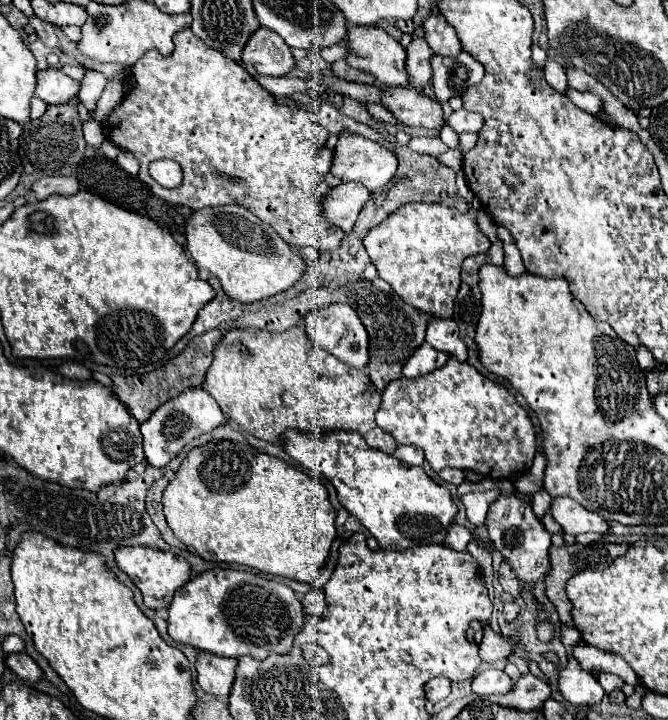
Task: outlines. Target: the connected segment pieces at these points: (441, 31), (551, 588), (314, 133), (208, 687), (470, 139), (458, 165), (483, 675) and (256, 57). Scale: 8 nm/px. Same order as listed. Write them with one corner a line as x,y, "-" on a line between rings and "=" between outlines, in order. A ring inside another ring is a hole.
430,15
424,19
426,41
436,55
458,55
462,51
460,39
454,27
442,15
=
598,541
598,543
592,543
592,545
574,543
574,545
564,545
564,547
552,547
550,549
550,573
546,577
546,587
548,587
546,595
556,605
562,623
574,627
572,615
570,615
572,605
570,605
570,599
566,597
566,581
570,577
574,577
578,571
584,571
584,567
596,567
596,569
608,567
616,557
620,557
622,553
626,553
626,549
628,549
626,545
616,545
616,543
606,543
606,541
=
190,29
176,33
174,45
176,49
170,57
162,57
158,51
148,51
134,63
132,77
136,83
132,91
126,93
102,123
106,139
124,151
130,151
140,161
140,181
170,205
186,205
190,209
232,203
242,205
268,223
290,247
312,245
320,251
336,249
344,233
330,225
322,215
323,197
332,187
326,183
324,175
316,173
314,167
314,157
318,149
326,145
328,131
322,125
312,123
306,109
276,103
276,99
260,87
260,83
248,75
242,65
226,59
214,49
208,49
-
154,159
176,161
182,167
182,185
166,189
156,183
148,173
148,165
=
200,651
196,659
198,685
214,697
226,697
234,683
236,663
238,663
236,659
=
460,133
458,139
460,139
460,145
458,145
460,153
468,153
468,151
474,147
478,135
476,135
476,133
=
448,149
446,153
440,153
440,155
434,155
442,165
446,165
446,167
450,167
450,169
454,169
456,173
458,173
458,179
460,177
464,177
462,175
462,155
458,153
458,151
454,151
454,149
=
488,667
480,671
472,679
472,691
478,695
496,695
496,693
508,693
512,689
512,679
494,667
=
260,27
248,41
242,61
252,65
260,75
282,77
294,67
294,59
290,47
278,33
272,29

